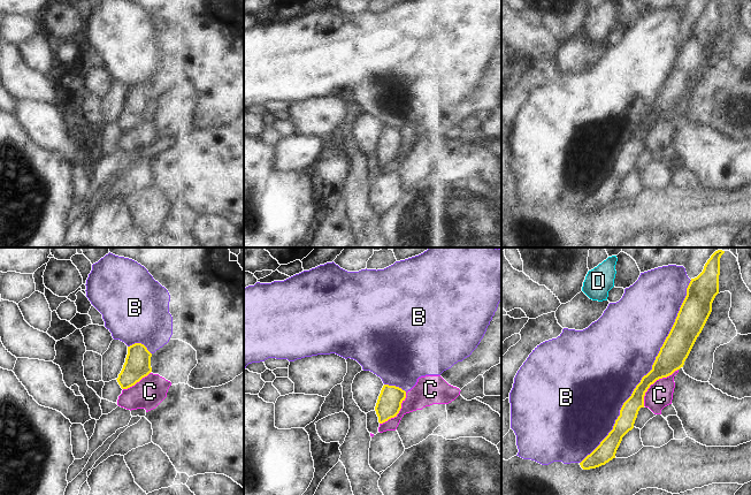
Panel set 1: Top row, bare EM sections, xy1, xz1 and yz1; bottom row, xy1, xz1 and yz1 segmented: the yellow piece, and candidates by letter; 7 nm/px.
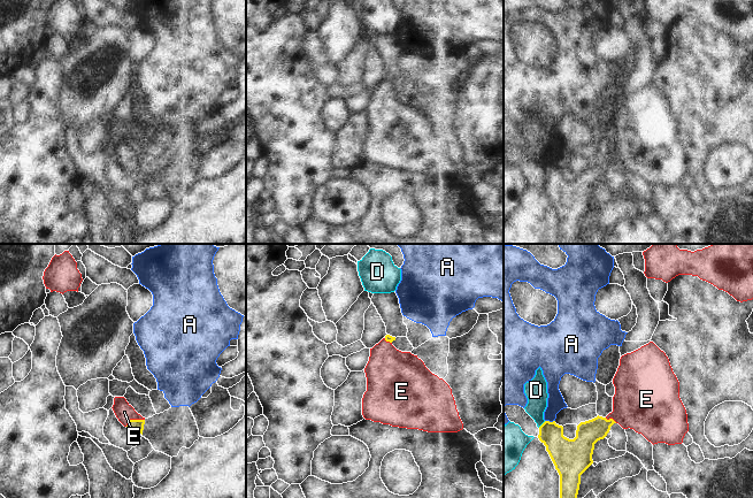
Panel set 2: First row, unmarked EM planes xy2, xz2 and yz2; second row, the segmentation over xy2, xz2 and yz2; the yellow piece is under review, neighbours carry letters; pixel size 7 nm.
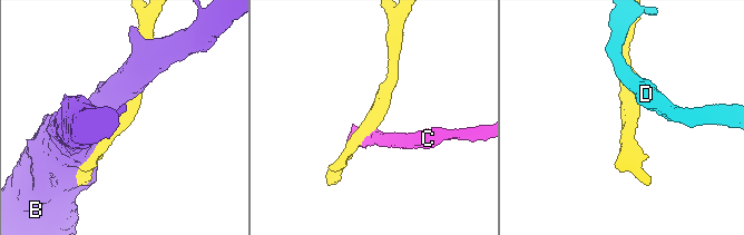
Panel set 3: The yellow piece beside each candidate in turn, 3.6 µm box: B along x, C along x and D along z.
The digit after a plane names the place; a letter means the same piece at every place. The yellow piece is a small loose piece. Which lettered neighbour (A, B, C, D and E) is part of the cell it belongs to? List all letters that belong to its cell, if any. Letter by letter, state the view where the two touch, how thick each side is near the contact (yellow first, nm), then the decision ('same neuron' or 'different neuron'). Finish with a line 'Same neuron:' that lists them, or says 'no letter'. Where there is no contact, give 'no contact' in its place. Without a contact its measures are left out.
A: yz2 | 200/120 nm | different neuron
B: yz1 | 190/480 nm | different neuron
C: yz1 | 190/180 nm | different neuron
D: yz2 | 200/160 nm | different neuron
E: xy2 | 80/130 nm | same neuron
Same neuron: E

